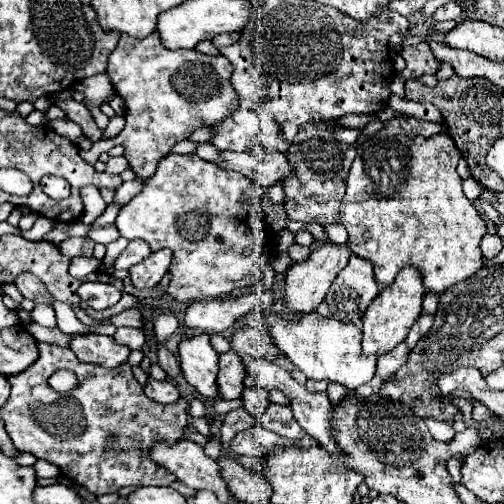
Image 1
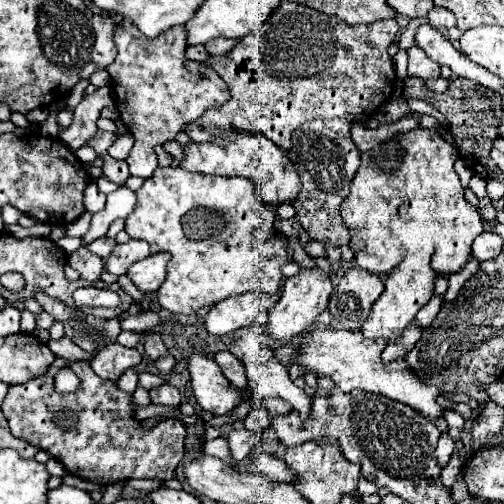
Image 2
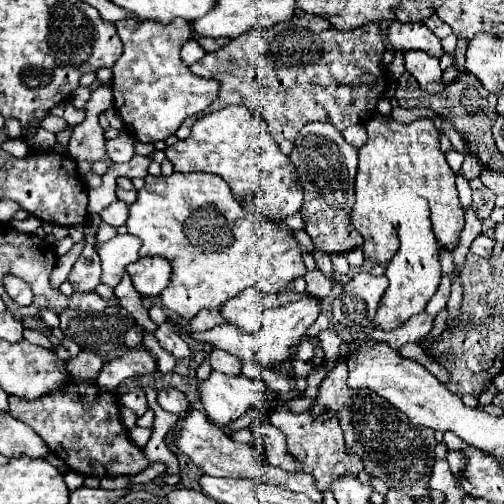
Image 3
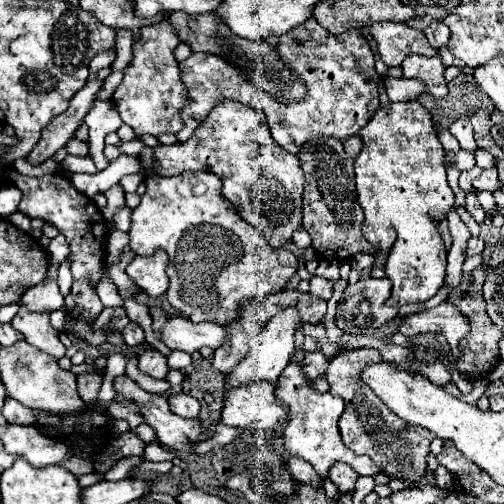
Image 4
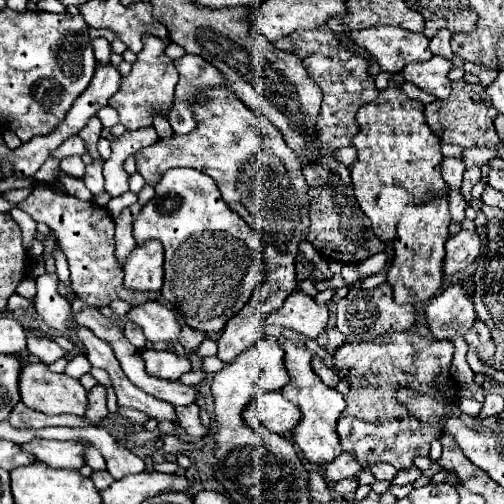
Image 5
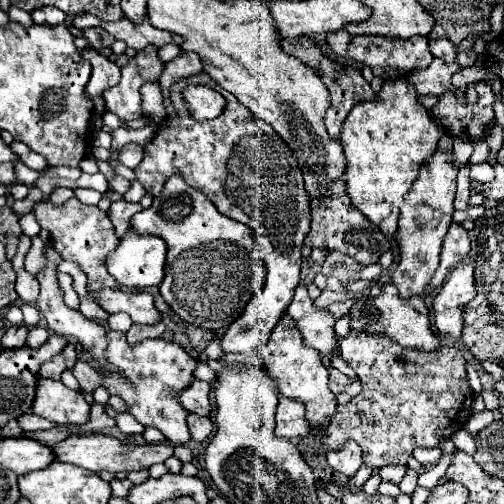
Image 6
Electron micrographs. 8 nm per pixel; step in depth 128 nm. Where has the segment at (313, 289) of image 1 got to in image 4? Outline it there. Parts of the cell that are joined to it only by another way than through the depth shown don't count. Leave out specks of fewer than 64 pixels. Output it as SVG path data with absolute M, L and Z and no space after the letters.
M282 308L268 324L266 328L254 336L250 340L250 352L244 360L240 360L240 364L228 374L228 382L226 388L234 388L240 384L250 384L250 382L258 382L258 380L266 380L270 384L276 384L282 370L288 366L292 354L294 354L294 332L300 326L298 314L294 308Z

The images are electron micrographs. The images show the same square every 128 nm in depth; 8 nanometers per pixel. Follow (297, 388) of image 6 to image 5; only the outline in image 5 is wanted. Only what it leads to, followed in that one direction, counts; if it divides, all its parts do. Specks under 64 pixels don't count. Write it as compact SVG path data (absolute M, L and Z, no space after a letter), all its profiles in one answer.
M278 340L278 344L284 350L284 364L286 364L286 372L290 376L290 382L280 392L302 410L302 420L294 428L292 440L312 464L324 466L324 464L332 462L334 458L338 458L342 452L338 434L336 434L336 420L342 414L342 410L346 408L346 402L344 402L342 394L324 386L322 380L316 376L316 372L312 370L312 352L306 348L306 344L302 344L302 342L294 344L288 340Z

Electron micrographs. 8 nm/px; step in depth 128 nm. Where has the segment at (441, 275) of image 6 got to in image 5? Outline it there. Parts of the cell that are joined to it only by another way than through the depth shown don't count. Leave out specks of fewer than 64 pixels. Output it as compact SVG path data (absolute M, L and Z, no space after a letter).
M460 230L458 234L450 234L450 238L444 244L446 256L444 256L444 276L456 274L470 266L474 258L480 254L480 238L476 232Z

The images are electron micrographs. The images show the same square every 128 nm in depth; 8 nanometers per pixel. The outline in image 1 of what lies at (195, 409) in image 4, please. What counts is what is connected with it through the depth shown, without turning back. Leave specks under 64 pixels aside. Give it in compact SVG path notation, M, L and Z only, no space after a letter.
M148 378L148 384L144 388L144 394L160 404L174 404L180 398L180 392L174 384L170 384L168 380L158 382L154 378Z

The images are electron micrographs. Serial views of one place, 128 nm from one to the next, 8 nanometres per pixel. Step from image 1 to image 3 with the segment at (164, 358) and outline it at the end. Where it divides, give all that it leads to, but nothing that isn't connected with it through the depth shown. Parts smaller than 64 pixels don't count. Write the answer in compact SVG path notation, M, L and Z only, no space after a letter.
M128 272L122 276L120 284L114 288L114 294L120 300L120 306L126 308L134 316L136 324L140 324L148 332L154 332L156 330L156 324L148 318L148 310L142 306L142 296L134 290Z

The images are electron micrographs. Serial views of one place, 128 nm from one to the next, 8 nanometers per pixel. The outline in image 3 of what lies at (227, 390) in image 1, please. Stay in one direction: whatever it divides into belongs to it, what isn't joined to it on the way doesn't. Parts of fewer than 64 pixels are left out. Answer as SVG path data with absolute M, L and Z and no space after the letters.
M212 350L208 356L208 362L210 362L212 370L222 372L222 374L230 374L230 376L240 374L240 370L242 370L242 360L238 356L224 352L224 350Z

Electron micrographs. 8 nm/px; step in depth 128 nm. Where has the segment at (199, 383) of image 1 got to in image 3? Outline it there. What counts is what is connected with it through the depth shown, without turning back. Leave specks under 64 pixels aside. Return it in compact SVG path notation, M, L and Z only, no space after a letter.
M212 372L208 380L200 382L198 390L206 414L214 424L230 424L256 406L264 406L264 410L270 408L266 384L242 374L226 376L222 372Z

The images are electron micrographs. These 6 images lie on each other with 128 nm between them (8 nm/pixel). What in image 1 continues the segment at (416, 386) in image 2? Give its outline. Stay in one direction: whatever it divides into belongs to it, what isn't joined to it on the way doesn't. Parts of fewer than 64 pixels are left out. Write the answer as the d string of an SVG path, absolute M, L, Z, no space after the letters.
M310 312L292 318L278 318L276 314L268 314L264 328L268 330L274 344L310 380L328 380L342 384L348 390L356 390L374 376L376 356L362 356L362 332L354 324L342 324L334 318L322 318L320 314Z

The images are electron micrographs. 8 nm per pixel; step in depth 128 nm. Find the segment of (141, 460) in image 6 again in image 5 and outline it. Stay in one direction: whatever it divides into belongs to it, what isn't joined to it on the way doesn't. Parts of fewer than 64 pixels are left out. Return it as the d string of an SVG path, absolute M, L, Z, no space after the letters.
M32 440L22 446L26 452L32 452L40 462L52 468L82 468L86 464L82 442L60 442L60 440Z

